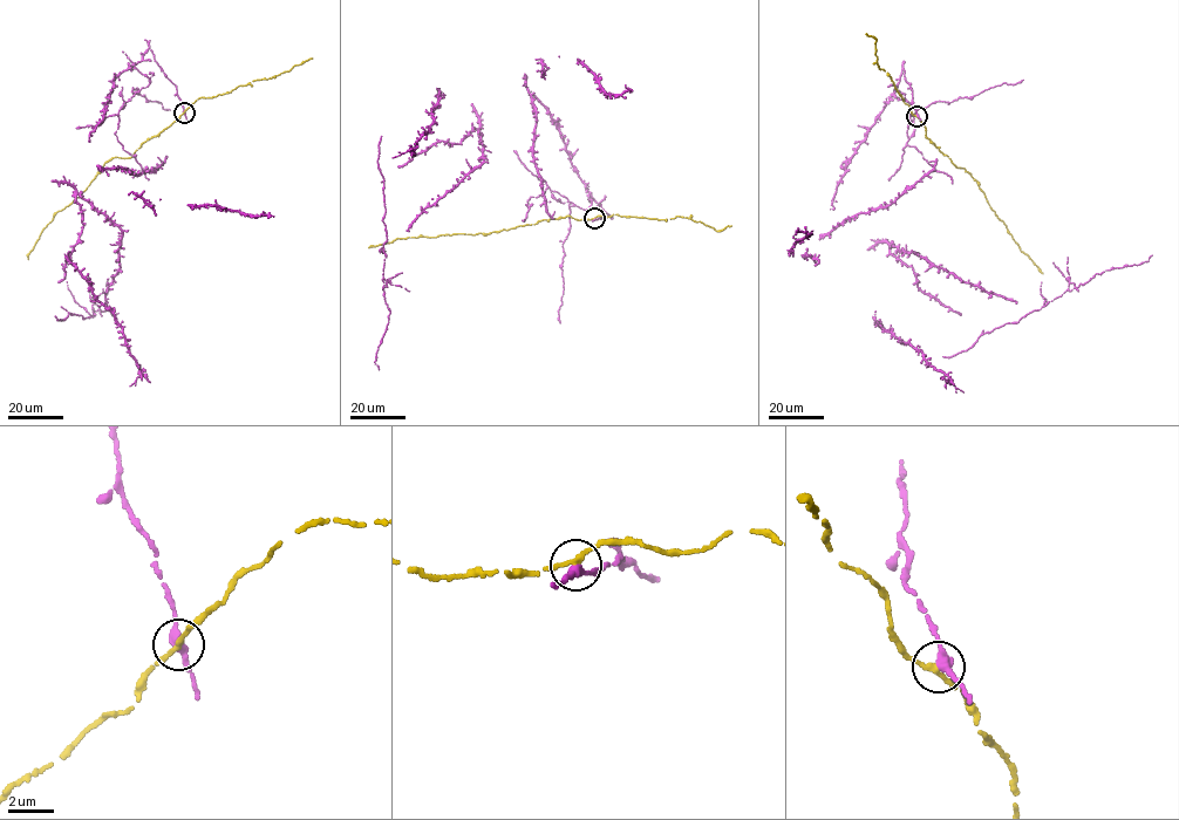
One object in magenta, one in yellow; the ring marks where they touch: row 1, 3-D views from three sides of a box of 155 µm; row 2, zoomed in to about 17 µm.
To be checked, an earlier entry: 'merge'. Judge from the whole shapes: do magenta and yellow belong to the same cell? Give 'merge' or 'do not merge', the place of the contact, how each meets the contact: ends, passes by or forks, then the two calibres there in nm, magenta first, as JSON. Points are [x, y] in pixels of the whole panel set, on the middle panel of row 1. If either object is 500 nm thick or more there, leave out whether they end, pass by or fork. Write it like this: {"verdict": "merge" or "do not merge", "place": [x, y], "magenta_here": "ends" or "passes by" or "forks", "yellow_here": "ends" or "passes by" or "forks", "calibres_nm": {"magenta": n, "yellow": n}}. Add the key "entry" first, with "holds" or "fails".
{"entry": "fails", "verdict": "do not merge", "place": [594, 218], "magenta_here": "passes by", "yellow_here": "passes by", "calibres_nm": {"magenta": 360, "yellow": 240}}

